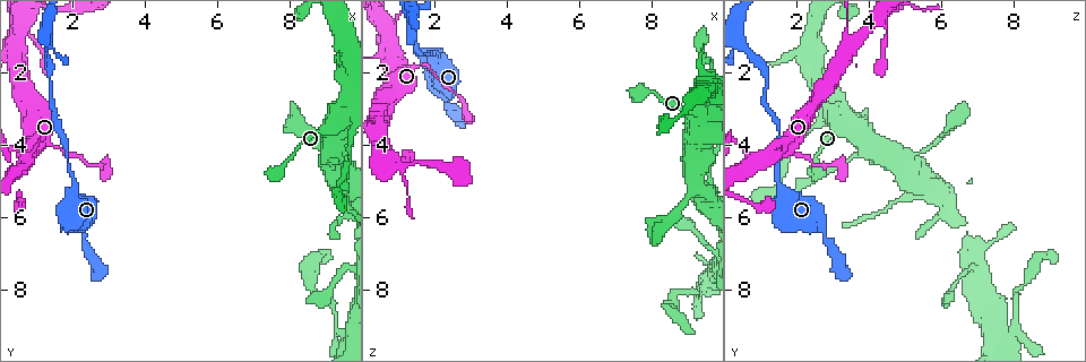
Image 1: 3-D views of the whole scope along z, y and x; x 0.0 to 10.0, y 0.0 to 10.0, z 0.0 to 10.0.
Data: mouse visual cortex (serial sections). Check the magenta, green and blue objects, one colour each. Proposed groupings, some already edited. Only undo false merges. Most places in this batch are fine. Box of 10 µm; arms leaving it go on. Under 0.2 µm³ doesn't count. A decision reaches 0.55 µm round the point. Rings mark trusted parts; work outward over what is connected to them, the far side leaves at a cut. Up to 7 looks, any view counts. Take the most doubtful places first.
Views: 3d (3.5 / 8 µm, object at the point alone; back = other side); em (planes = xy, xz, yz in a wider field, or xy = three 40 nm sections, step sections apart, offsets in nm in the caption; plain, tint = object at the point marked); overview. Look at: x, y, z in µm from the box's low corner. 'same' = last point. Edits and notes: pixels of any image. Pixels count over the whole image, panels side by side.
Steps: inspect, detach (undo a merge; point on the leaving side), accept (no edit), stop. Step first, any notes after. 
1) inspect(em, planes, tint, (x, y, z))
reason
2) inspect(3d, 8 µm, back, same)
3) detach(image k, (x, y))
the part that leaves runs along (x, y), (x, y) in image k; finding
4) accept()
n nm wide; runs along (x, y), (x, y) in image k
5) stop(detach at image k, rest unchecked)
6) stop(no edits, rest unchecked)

inspect(3d, 3.5 µm, (2.00, 4.95, 1.55))
sudden change in width

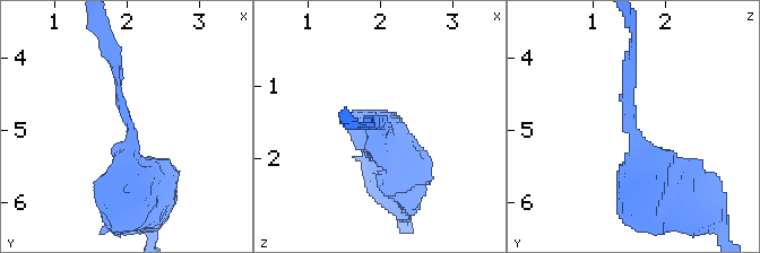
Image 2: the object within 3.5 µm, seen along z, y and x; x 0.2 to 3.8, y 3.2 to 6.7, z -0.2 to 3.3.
inspect(em, xy, step 3, plain, (2.05, 5.00, 1.60))
arms of 150, 600 nm

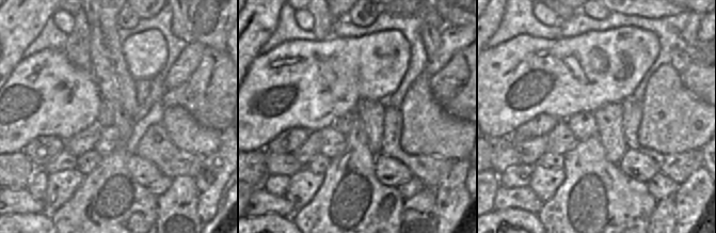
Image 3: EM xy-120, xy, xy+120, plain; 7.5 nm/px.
inspect(em, xy, step 3, tint, same)

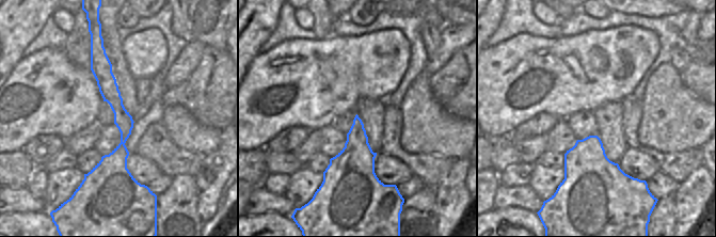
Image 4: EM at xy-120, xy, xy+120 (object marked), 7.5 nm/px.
accept()
runs along (670, 183), (629, 124), (629, 58) in image 2; continuous, no second cell

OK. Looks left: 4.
inspect(3d, 3.5 µm, (1.40, 2.10, 1.25))
a narrow waist

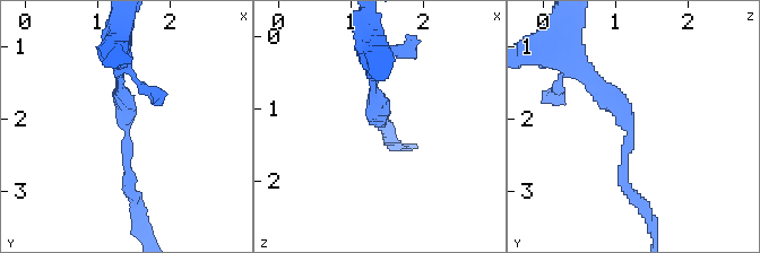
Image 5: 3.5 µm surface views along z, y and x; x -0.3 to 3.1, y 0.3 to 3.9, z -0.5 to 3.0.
inspect(em, xy, step 2, tint, (1.45, 2.15, 1.20))
arms of 150, 200 nm; now the EM

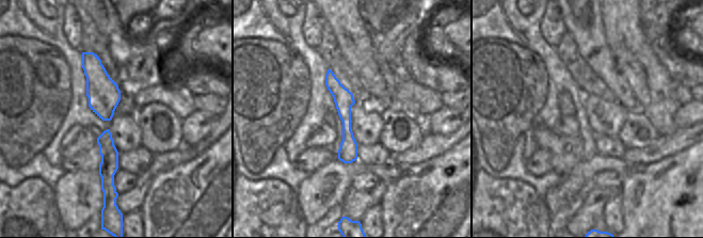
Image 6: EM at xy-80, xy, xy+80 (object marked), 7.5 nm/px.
accept()
runs along (639, 201), (624, 184), (631, 129), (585, 70) in image 5; all the same cell

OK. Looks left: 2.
inspect(3d, 3.5 µm, (9.20, 4.45, 4.90))
arms run side by side

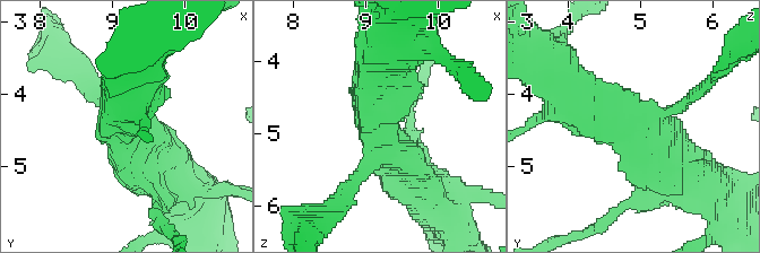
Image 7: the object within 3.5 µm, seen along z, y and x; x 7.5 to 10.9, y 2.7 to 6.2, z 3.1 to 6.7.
inspect(em, xy, step 2, tint, (9.10, 4.40, 4.85))
need the tissue

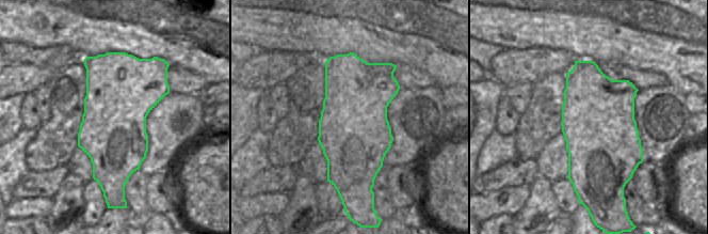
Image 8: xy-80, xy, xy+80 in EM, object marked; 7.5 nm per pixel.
accept()
runs along (569, 87), (682, 171) in image 7; continuous, no second cell

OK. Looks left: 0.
stop(no edits, rest unchecked)

